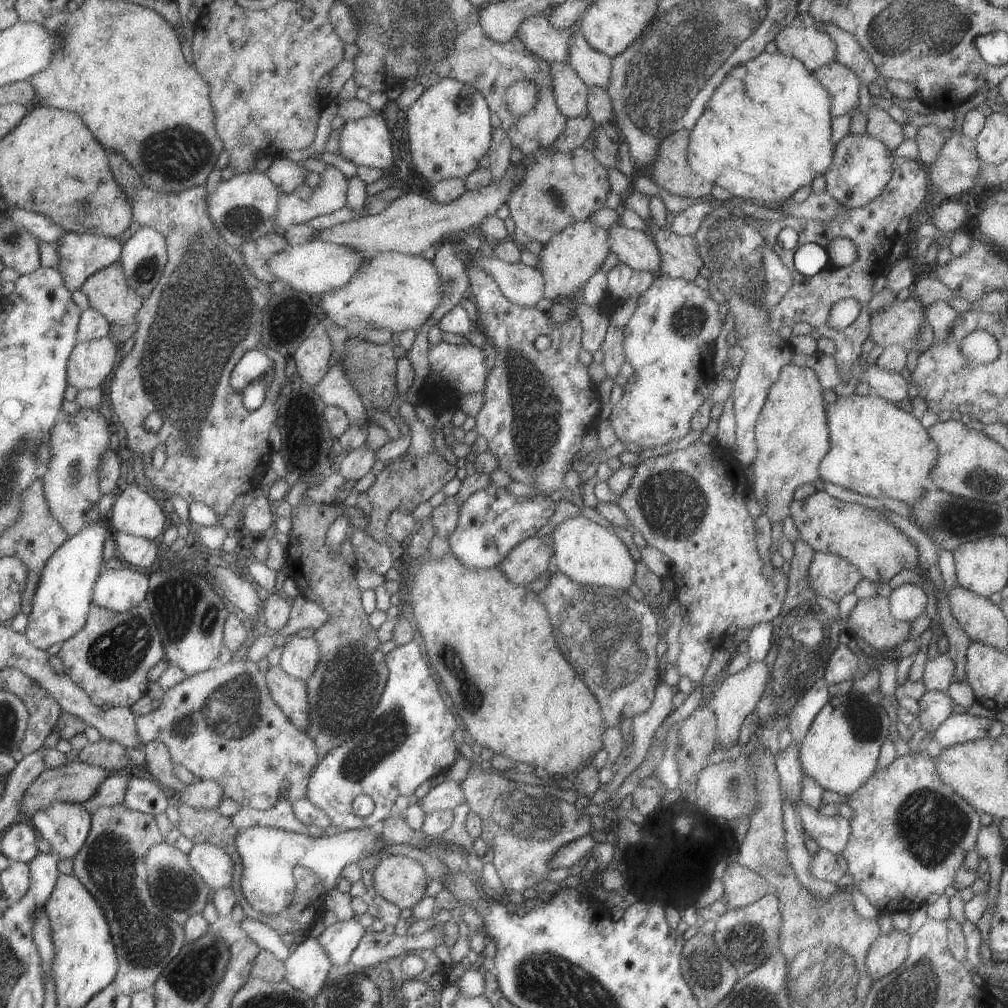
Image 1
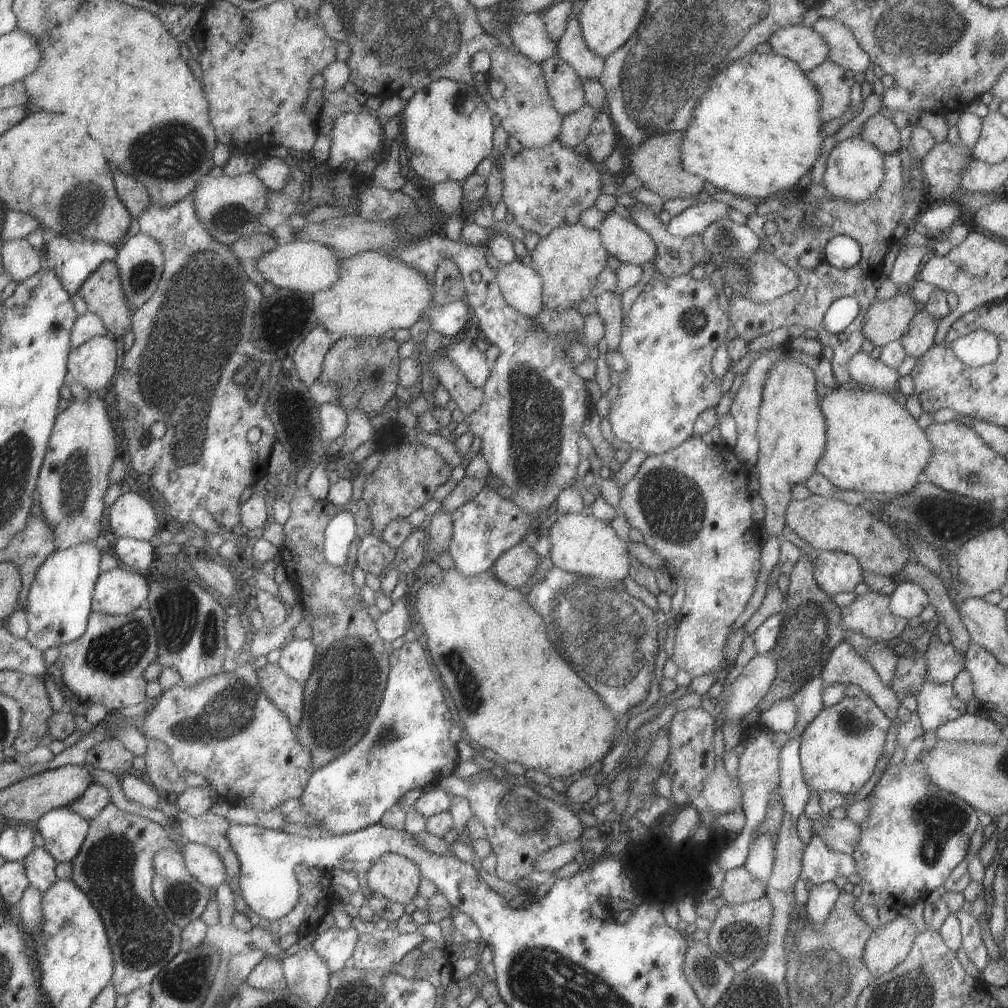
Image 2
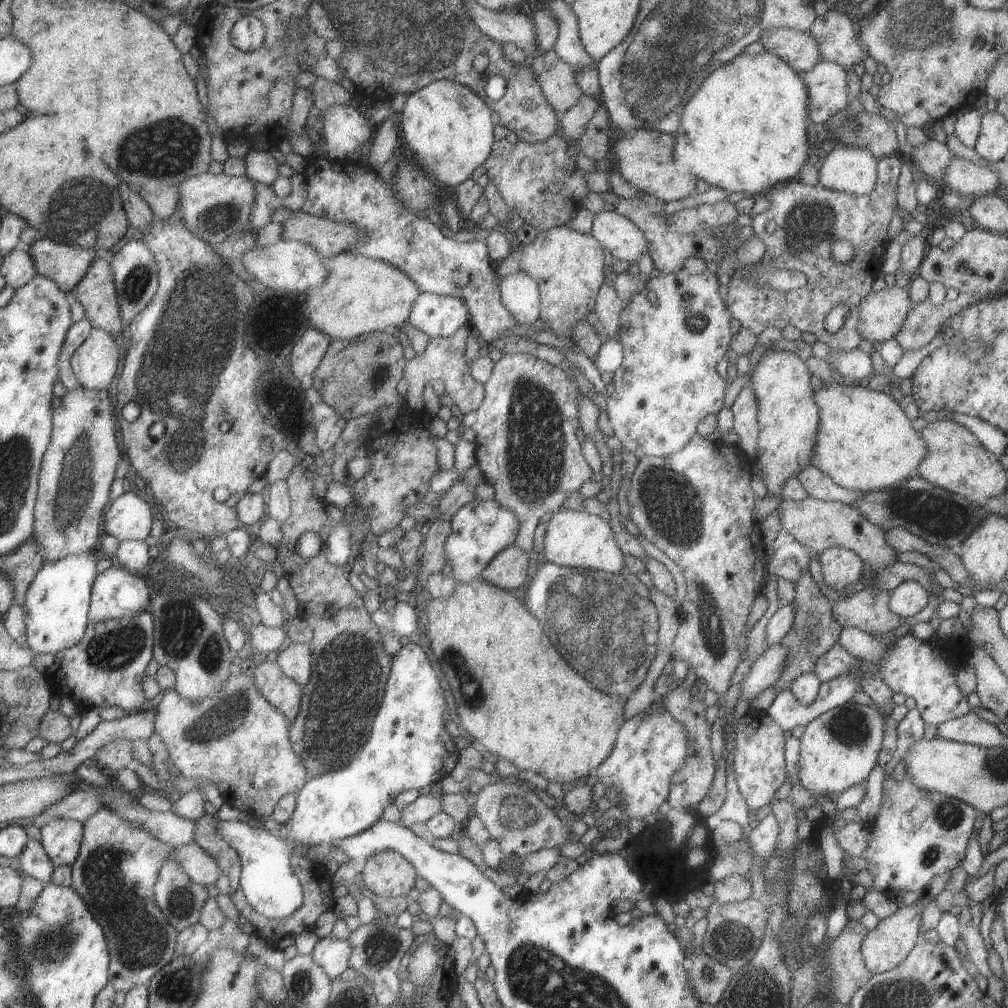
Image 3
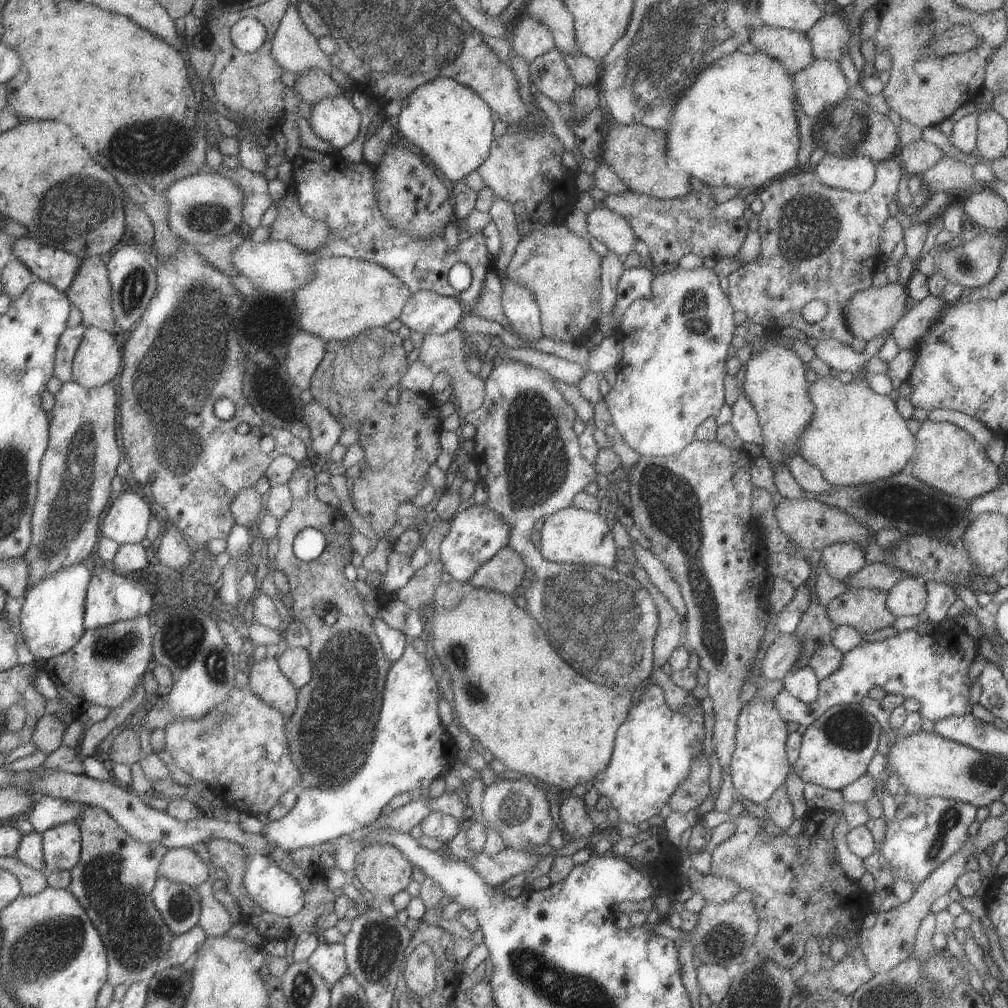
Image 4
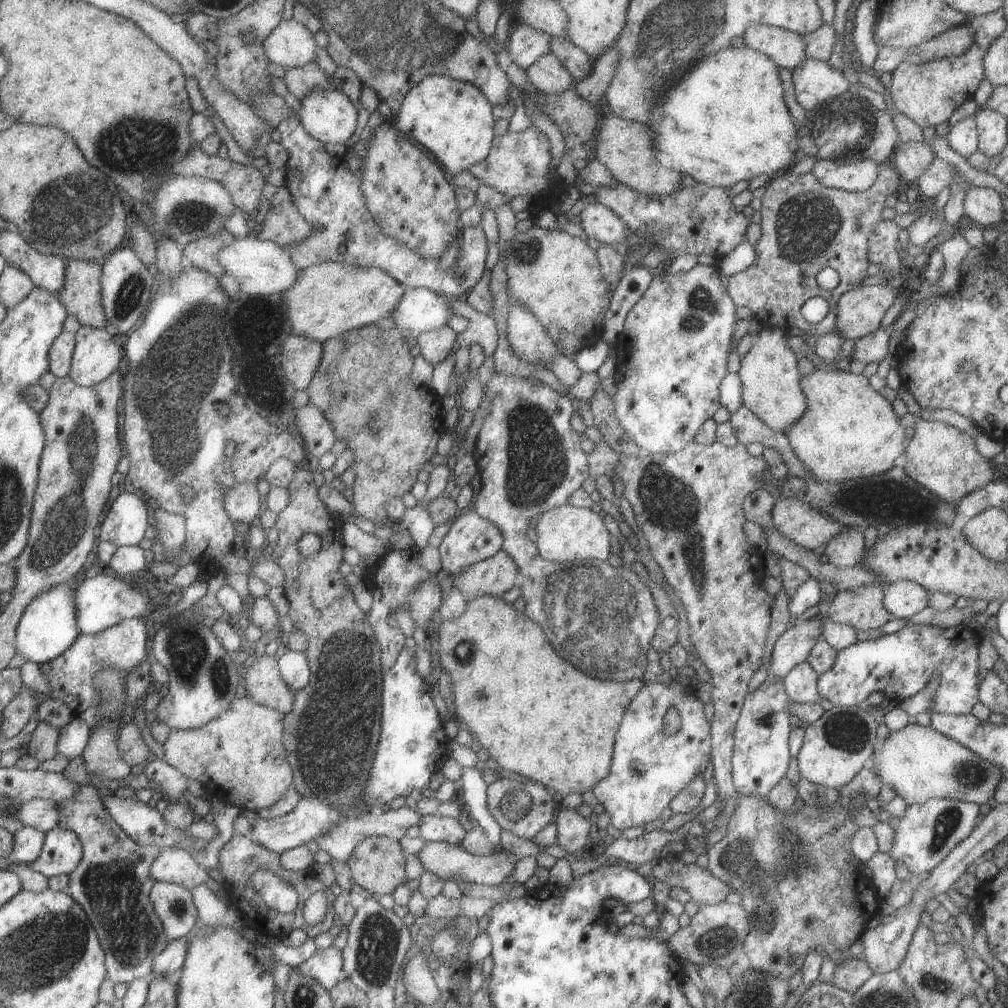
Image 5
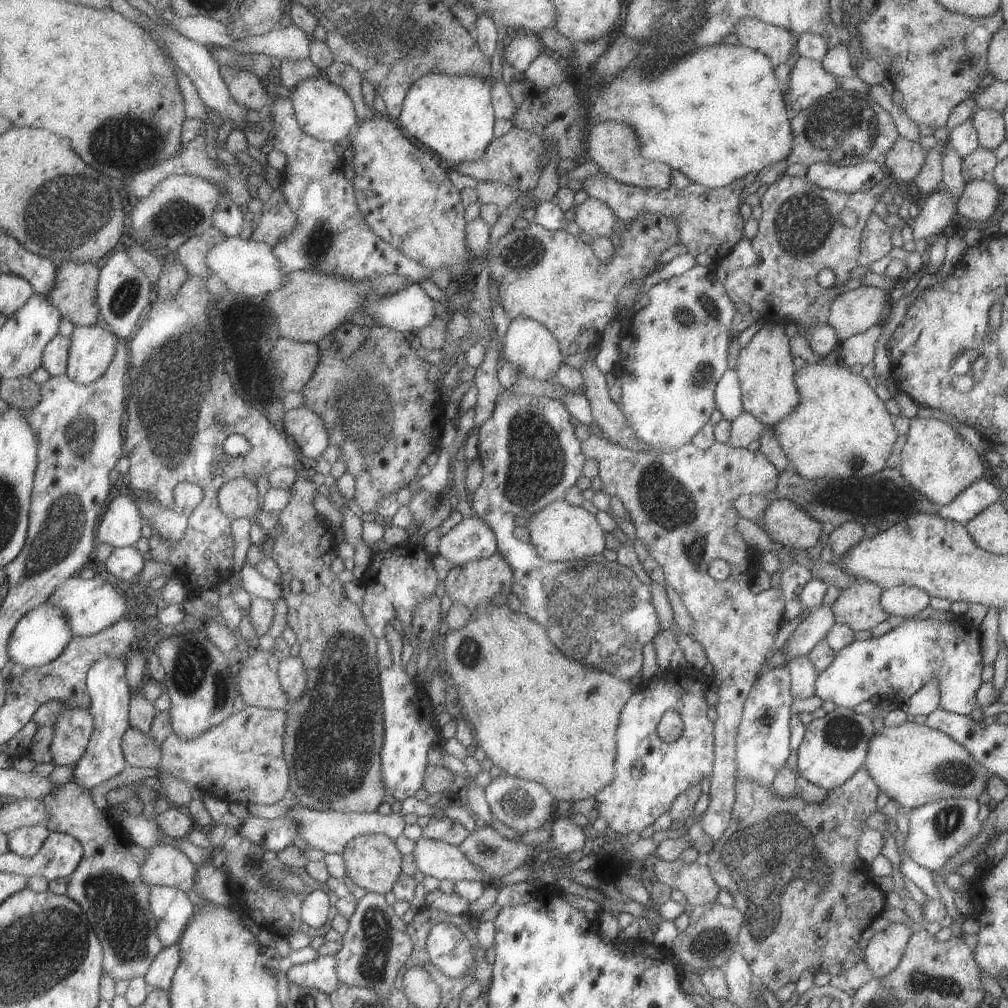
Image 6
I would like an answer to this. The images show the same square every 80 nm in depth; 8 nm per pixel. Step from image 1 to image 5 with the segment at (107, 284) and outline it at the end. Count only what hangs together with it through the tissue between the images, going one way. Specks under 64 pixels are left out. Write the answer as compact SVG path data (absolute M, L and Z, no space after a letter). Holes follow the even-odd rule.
M70 260L65 288L58 292L68 314L77 316L82 326L108 328L104 304L104 266L93 260Z

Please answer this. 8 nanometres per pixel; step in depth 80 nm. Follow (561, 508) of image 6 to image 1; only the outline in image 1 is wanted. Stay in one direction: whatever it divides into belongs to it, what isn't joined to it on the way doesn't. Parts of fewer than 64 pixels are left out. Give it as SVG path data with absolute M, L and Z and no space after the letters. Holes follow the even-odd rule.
M577 515L554 526L552 536L552 560L556 571L565 574L574 583L609 587L615 591L627 592L633 580L635 561L629 555L624 542L615 535L611 528Z

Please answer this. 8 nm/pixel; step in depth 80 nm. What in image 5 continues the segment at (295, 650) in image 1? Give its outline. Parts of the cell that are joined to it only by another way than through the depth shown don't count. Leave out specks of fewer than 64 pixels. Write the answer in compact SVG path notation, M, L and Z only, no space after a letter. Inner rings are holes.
M281 650L278 660L281 673L284 674L285 681L288 682L294 694L309 685L312 671L306 652Z

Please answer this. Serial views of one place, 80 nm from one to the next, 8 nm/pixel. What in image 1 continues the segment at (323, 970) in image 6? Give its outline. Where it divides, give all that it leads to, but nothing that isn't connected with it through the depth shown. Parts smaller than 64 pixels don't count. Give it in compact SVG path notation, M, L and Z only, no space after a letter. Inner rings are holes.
M353 916L349 920L336 920L333 924L326 926L316 941L323 948L332 965L342 965L348 962L352 950L366 930Z

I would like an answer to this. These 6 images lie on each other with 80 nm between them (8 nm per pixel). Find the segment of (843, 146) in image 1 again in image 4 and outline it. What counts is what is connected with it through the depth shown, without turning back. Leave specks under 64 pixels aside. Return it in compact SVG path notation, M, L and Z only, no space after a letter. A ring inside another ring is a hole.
M825 153L814 167L814 174L824 186L863 193L873 185L875 165L867 156L837 156Z

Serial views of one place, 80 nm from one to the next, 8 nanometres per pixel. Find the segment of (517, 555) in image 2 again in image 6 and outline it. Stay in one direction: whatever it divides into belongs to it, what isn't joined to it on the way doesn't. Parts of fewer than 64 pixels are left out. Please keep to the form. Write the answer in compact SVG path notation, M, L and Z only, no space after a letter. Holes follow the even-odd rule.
M497 552L486 559L469 560L469 562L454 566L449 570L443 582L445 585L444 592L452 602L459 602L472 612L483 602L489 602L495 594L506 595L512 592L513 572L511 570L509 564L505 562L505 558Z

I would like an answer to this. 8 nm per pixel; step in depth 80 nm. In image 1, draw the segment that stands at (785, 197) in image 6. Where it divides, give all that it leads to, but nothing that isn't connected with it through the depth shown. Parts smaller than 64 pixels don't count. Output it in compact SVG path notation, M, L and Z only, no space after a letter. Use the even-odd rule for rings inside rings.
M895 157L892 162L891 176L883 190L862 207L843 207L834 219L827 222L804 219L803 217L783 217L781 222L764 221L754 219L745 215L741 219L743 222L759 233L763 240L769 245L771 252L775 253L785 268L789 269L793 284L791 288L783 295L776 305L773 305L768 311L766 326L771 330L777 331L781 326L792 328L797 323L807 323L815 328L823 338L829 338L833 341L835 352L832 357L835 359L836 367L843 382L849 382L852 378L850 369L855 360L862 356L861 344L868 337L868 322L870 316L869 299L871 295L871 286L875 279L881 275L884 265L890 253L892 244L897 238L895 228L905 216L911 217L913 212L923 204L923 200L928 196L928 176L926 168L921 165L919 160L908 159L905 157ZM787 225L798 234L796 246L792 249L785 249L777 244L775 239L781 226ZM835 237L848 238L857 247L857 258L851 266L845 268L834 267L827 263L817 274L803 276L796 271L793 262L793 255L796 248L805 243L815 243L816 245L827 246L827 243ZM847 297L856 298L860 304L859 316L846 326L845 329L836 331L827 326L826 320L828 310L837 300Z

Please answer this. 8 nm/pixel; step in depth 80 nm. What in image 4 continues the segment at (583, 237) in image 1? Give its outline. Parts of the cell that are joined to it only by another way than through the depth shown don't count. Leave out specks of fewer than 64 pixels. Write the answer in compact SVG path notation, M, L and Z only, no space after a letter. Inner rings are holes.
M549 223L537 226L529 236L521 236L519 244L505 268L505 274L507 274L508 280L529 288L529 292L533 294L533 300L539 310L543 337L560 343L581 343L586 338L588 328L597 327L600 317L600 264L601 257L593 251L587 239L572 234L563 225L557 226Z

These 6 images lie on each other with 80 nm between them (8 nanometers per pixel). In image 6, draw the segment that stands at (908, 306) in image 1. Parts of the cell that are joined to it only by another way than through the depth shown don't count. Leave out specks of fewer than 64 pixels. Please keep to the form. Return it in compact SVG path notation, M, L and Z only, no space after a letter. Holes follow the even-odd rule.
M859 286L833 298L829 306L826 325L831 326L837 341L843 342L859 332L880 323L880 317L888 310L888 291L873 286Z

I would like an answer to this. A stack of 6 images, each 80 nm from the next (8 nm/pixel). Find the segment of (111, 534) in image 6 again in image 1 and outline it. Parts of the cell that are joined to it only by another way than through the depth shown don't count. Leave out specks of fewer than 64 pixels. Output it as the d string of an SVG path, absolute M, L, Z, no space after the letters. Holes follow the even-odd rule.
M139 484L127 486L123 492L117 493L115 503L111 510L111 522L113 530L116 532L127 533L159 542L165 531L165 523L167 522L165 510L161 508L161 504L157 500L153 500L145 490L141 490L141 485Z

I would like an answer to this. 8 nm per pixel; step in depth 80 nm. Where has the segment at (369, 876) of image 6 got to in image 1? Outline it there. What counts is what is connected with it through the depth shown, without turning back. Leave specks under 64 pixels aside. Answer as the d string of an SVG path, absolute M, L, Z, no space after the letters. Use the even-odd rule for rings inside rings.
M389 854L382 858L374 866L371 874L375 894L381 896L383 900L397 905L400 910L411 909L423 897L423 889L428 879L421 863L400 854Z

